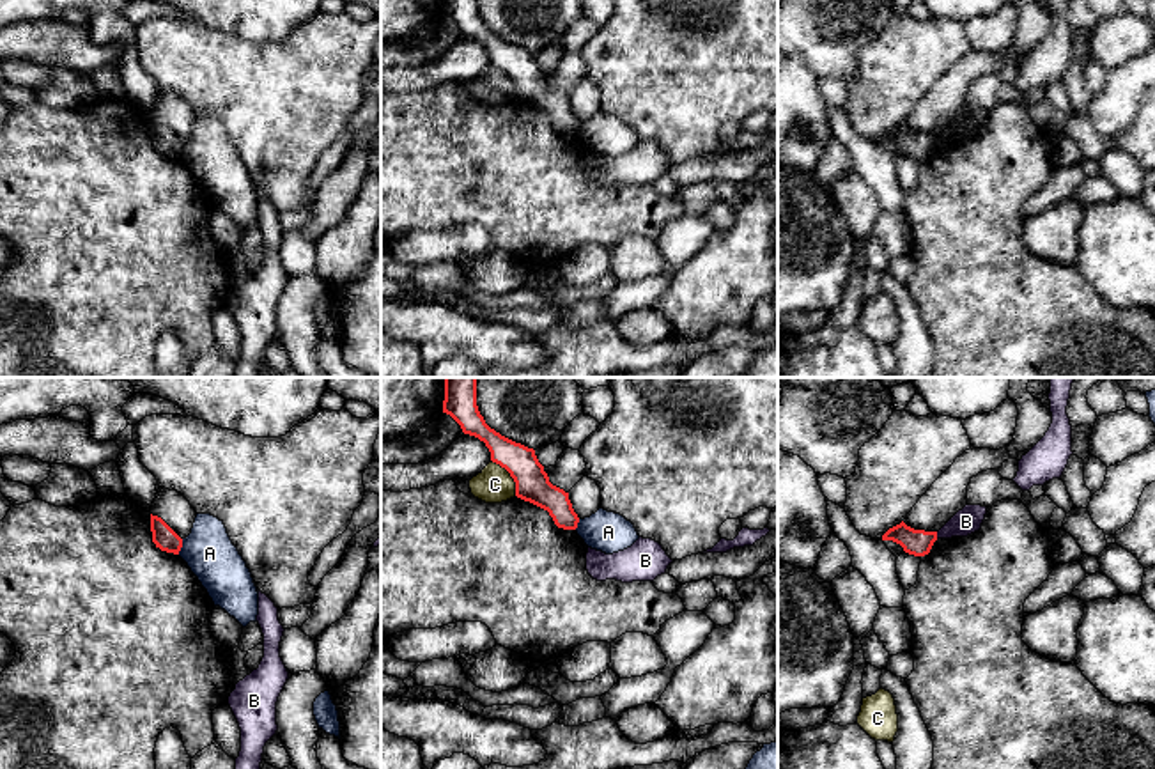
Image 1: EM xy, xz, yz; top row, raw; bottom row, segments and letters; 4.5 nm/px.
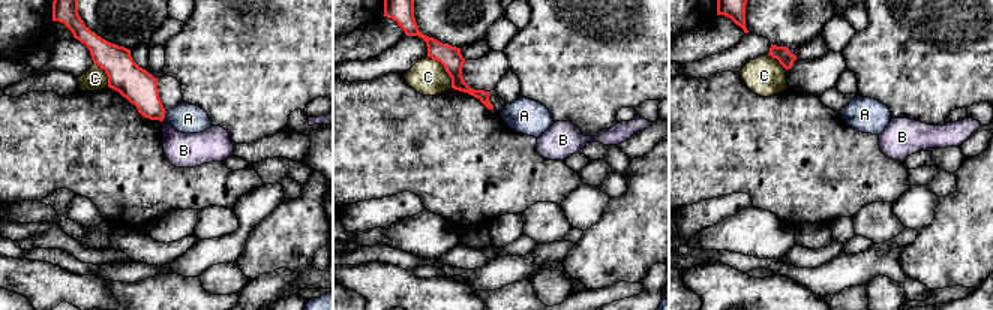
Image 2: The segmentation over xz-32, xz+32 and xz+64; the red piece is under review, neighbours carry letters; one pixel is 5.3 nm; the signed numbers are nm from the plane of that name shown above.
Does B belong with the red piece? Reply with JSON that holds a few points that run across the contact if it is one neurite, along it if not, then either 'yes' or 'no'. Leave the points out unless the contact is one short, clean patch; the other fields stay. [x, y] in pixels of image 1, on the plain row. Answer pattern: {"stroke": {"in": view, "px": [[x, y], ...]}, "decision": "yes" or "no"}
{"stroke": {"in": "yz", "px": [[936, 135], [937, 140]]}, "decision": "no"}

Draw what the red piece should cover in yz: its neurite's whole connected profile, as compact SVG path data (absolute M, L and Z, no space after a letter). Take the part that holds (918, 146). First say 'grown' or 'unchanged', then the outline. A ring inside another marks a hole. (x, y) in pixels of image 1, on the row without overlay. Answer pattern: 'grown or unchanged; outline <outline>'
unchanged; outline M902 124L886 135L882 144L893 144L900 147L909 158L925 159L937 144L937 135L914 133Z

